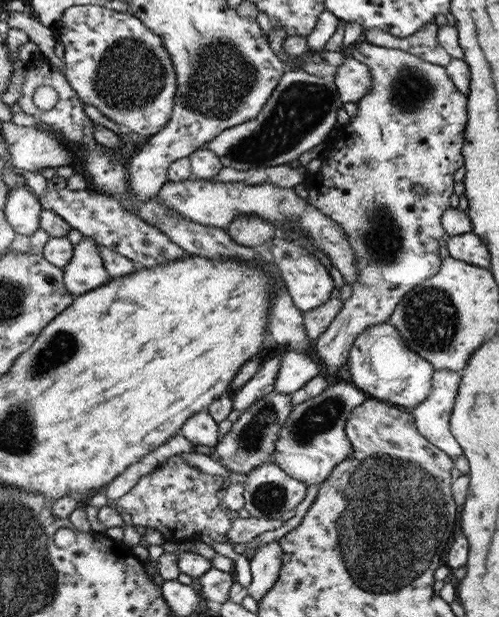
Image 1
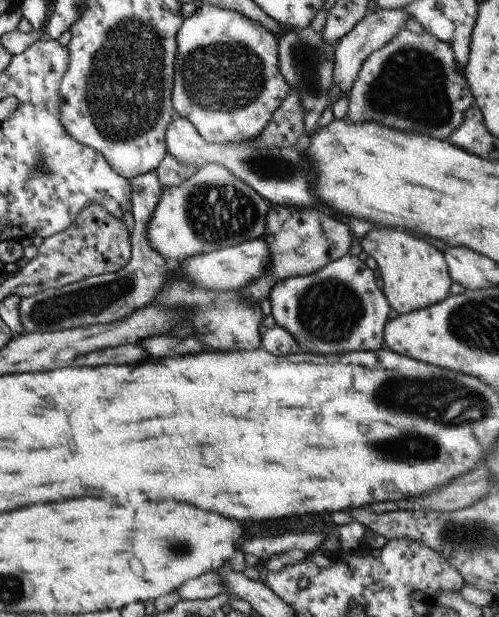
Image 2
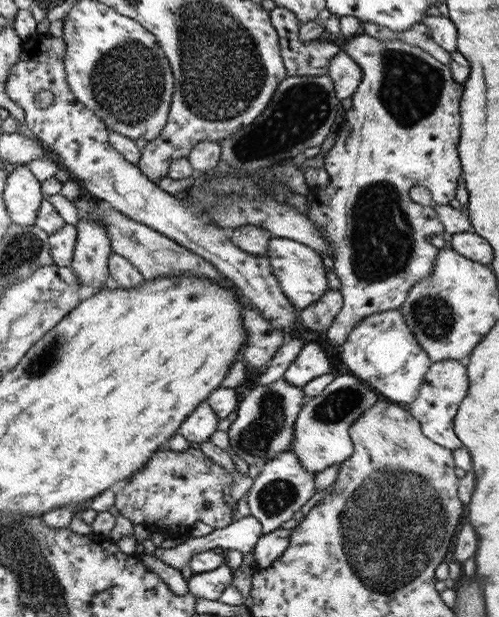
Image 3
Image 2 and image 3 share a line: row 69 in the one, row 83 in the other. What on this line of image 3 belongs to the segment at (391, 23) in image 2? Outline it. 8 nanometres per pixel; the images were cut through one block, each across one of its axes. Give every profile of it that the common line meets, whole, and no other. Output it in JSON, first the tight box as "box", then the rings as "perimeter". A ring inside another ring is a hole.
{"box":[326,50,361,99],"perimeter":[[[341,50],[330,60],[326,76],[332,81],[336,99],[349,98],[361,81],[359,66]]]}

